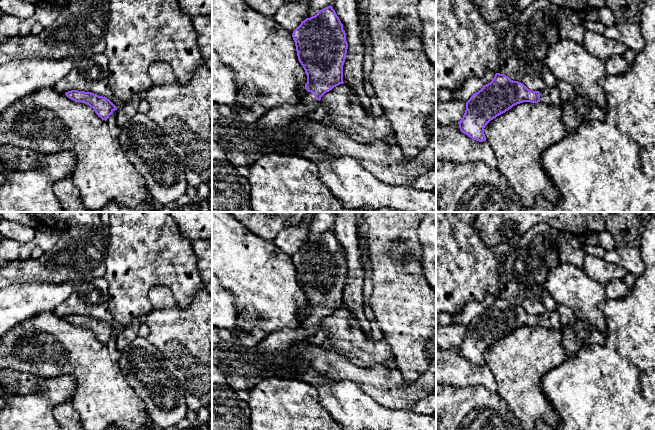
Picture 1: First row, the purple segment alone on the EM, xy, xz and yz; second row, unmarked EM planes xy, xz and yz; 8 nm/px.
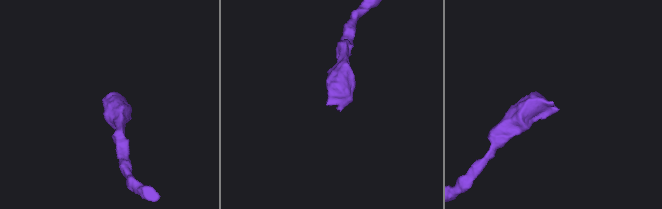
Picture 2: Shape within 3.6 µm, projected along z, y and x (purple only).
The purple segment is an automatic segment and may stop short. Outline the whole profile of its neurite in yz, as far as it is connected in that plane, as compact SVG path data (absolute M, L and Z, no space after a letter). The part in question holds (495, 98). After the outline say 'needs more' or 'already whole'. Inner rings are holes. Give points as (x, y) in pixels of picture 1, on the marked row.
M496 73L493 80L474 93L466 102L466 110L458 122L460 131L473 140L486 141L485 126L513 106L523 103L543 103L562 106L563 101L557 85L542 91L531 91L523 83Z | needs more

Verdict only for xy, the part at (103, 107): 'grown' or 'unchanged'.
unchanged

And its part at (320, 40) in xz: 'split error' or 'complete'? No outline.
split error

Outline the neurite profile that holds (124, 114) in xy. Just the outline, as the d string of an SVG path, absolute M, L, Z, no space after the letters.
M136 95L116 110L116 121L119 127L123 128L138 113L140 102L141 99Z

